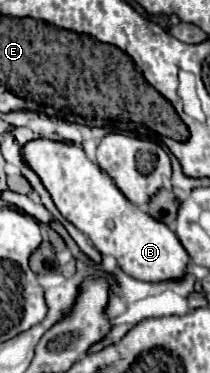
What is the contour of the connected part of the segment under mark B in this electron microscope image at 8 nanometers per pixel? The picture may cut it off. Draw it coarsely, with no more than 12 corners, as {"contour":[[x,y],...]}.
{"contour":[[80,146],[20,148],[60,214],[148,282],[182,278],[178,236]]}

